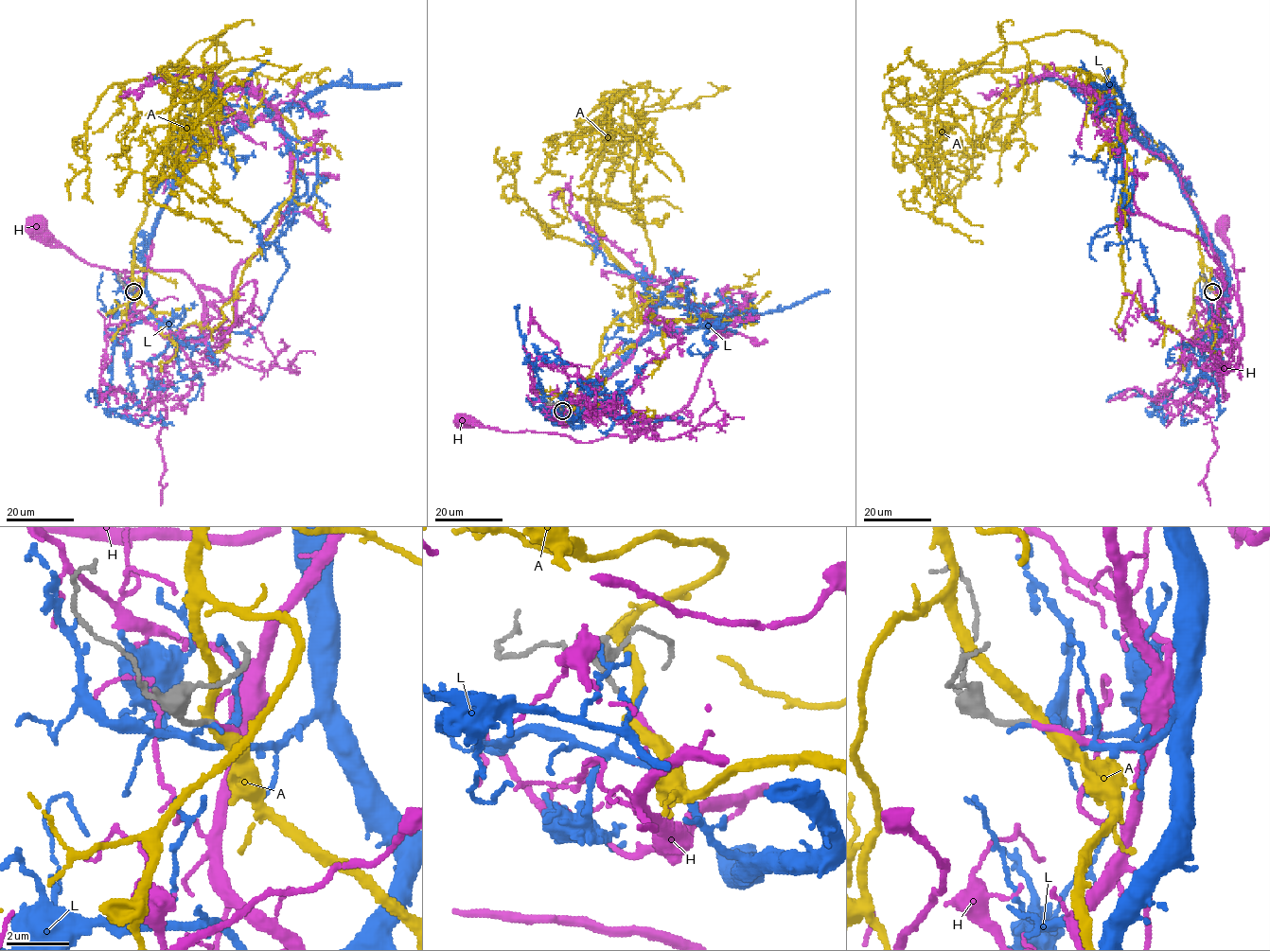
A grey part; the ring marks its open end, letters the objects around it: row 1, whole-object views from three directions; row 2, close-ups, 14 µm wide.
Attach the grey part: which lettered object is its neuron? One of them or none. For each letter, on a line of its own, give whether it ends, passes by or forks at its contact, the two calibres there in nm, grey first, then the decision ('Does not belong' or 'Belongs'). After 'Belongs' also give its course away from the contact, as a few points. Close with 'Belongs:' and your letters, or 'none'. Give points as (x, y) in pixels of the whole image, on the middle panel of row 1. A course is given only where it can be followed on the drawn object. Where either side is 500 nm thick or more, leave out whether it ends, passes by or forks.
A: It passes by. Thickness 150 nm (grey) against 320 nm. Does not belong
H: It passes by. Thickness 150 nm (grey) against 140 nm. Belongs. Its course: (562, 411), (565, 422), (568, 415), (602, 411), (636, 431), (636, 438), (578, 442), (466, 420)
L: It ends there. Thickness 150 nm (grey) against 140 nm. Does not belong
Belongs: H

